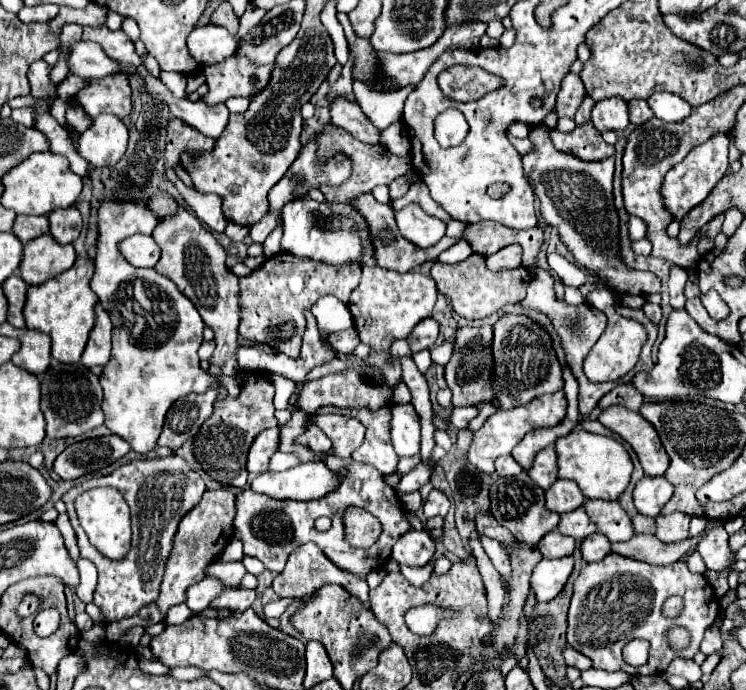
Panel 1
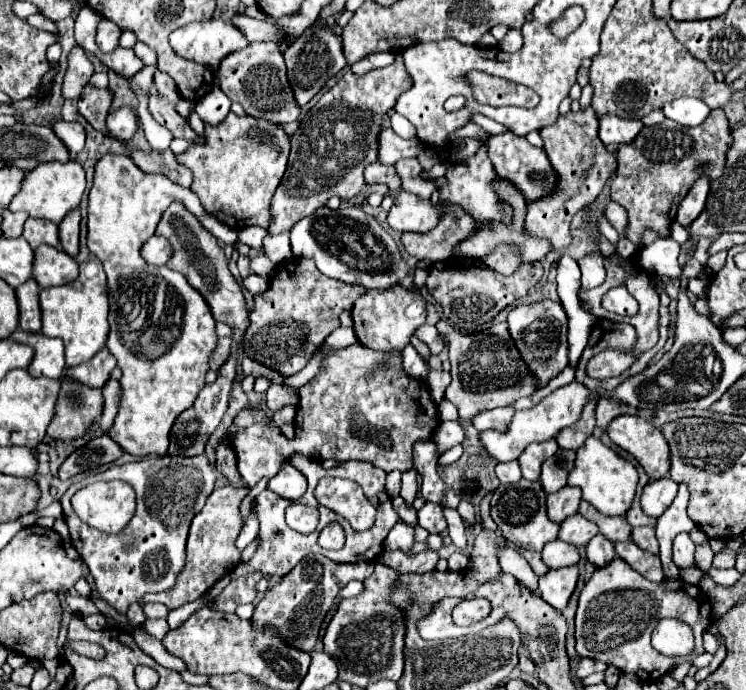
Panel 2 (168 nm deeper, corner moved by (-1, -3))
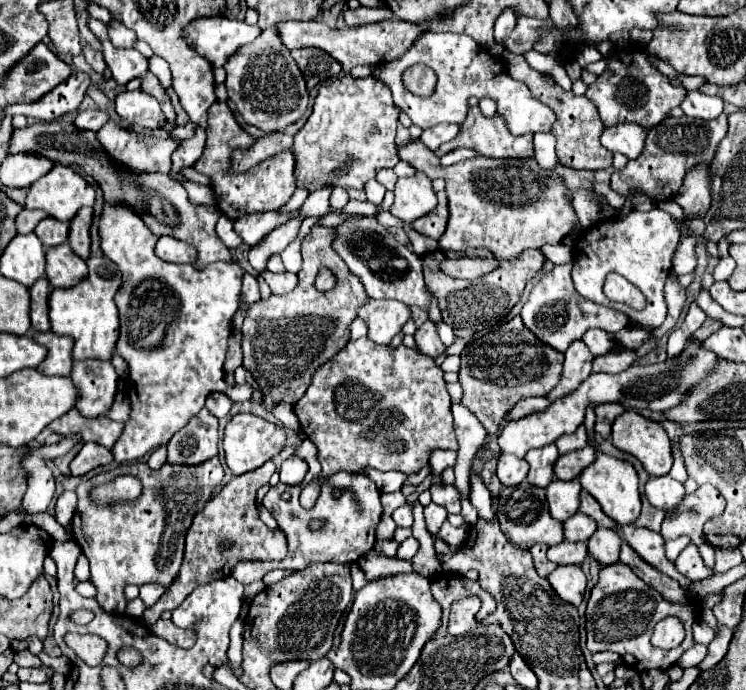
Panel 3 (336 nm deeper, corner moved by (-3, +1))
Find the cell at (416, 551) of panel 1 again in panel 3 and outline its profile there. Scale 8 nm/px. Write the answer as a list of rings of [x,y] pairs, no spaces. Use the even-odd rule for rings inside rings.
[[[402,505],[392,513],[392,519],[396,521],[398,527],[412,527],[412,507]]]

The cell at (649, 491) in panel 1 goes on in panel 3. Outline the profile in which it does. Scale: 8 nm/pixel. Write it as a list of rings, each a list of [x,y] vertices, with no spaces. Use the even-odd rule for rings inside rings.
[[[670,475],[650,477],[644,491],[646,491],[648,501],[656,509],[662,509],[662,511],[674,509],[684,497],[684,485],[680,481],[676,481],[676,479],[672,479]]]

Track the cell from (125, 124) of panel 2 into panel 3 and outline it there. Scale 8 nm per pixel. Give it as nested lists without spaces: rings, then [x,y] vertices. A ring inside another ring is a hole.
[[[142,89],[122,91],[116,97],[116,111],[126,125],[138,129],[158,129],[166,123],[158,101]]]

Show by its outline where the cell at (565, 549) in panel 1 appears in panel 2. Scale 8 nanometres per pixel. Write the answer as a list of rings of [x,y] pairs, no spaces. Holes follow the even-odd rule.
[[[560,539],[546,543],[542,549],[542,559],[550,569],[558,569],[558,567],[568,567],[568,565],[576,565],[580,561],[580,553],[574,545],[564,543]]]

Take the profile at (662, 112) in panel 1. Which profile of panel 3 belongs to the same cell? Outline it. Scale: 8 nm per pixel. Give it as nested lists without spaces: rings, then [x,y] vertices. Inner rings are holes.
[[[686,89],[686,97],[684,97],[680,107],[688,117],[714,119],[724,111],[724,101],[720,97],[710,97],[710,95],[704,95],[700,91]]]

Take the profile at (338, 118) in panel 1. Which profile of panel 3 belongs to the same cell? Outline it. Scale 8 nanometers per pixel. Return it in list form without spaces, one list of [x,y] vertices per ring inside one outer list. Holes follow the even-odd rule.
[[[422,141],[400,147],[398,155],[416,171],[426,173],[430,179],[440,177],[446,183],[450,217],[442,239],[438,239],[444,251],[488,247],[496,259],[512,259],[526,249],[538,249],[546,243],[558,245],[566,235],[580,231],[564,179],[556,171],[542,169],[534,157],[490,159],[476,155],[476,159],[442,167]]]

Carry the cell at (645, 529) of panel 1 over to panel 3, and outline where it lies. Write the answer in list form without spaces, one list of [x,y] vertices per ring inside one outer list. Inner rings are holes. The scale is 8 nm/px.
[[[626,525],[622,527],[622,539],[652,567],[656,567],[658,571],[662,571],[664,575],[668,575],[670,579],[678,581],[684,589],[690,585],[690,581],[676,571],[674,563],[670,559],[666,559],[664,553],[664,539],[660,533],[650,531],[650,529],[642,529],[636,525]]]

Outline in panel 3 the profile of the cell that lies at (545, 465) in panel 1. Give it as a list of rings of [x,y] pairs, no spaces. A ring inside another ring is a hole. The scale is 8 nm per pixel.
[[[586,445],[580,451],[570,451],[566,455],[560,455],[558,461],[554,463],[554,475],[562,481],[570,481],[576,479],[582,469],[586,469],[590,463],[594,463],[596,459],[596,449]]]

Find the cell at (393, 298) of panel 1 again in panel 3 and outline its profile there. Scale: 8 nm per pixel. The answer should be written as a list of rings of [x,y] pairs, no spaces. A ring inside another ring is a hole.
[[[370,299],[360,307],[358,317],[368,323],[368,339],[379,345],[388,345],[410,317],[410,309],[398,301]]]

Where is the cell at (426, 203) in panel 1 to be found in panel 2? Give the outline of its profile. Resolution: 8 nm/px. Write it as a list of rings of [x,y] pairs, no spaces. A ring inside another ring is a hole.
[[[417,158],[401,159],[395,164],[398,175],[402,177],[402,189],[418,195],[420,199],[430,199],[434,183],[420,179],[422,167]]]

